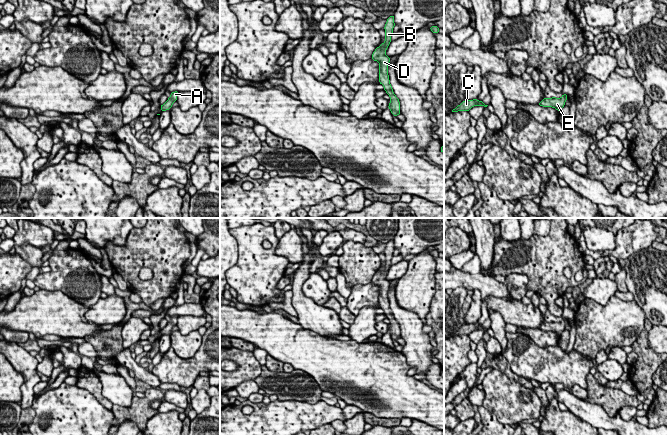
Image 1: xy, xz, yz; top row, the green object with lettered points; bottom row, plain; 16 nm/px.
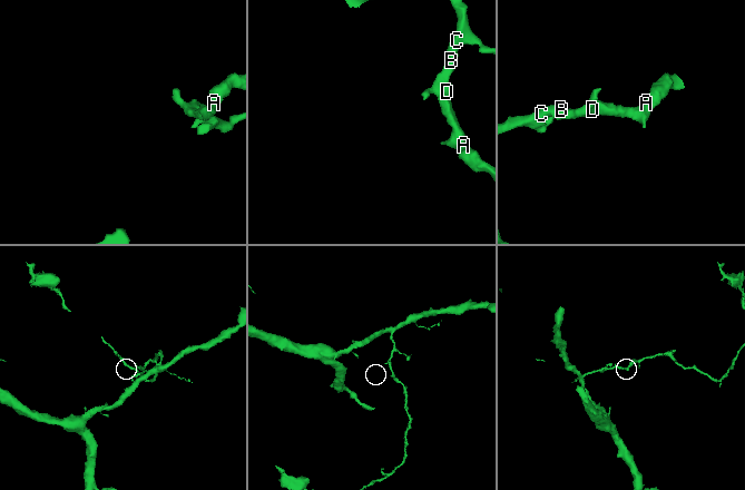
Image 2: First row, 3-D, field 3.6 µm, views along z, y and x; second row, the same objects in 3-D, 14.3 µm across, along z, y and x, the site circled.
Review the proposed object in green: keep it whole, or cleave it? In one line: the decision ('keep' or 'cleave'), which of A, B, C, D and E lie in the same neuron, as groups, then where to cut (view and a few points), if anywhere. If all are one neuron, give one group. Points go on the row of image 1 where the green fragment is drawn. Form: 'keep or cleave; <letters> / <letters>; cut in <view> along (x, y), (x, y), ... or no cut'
keep; A B C D E; no cut

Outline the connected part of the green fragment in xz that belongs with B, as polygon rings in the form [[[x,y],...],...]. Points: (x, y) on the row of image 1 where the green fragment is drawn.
[[[392,15],[387,19],[384,27],[386,34],[385,42],[375,49],[371,59],[379,63],[379,83],[384,86],[384,90],[390,96],[390,104],[388,105],[388,108],[390,109],[393,116],[397,117],[401,113],[400,102],[394,94],[392,86],[390,84],[388,75],[388,65],[390,62],[390,58],[386,55],[386,49],[391,42],[391,35],[393,34],[394,26],[394,15]]]

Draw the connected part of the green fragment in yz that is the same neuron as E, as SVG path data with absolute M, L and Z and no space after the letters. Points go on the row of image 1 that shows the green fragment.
M563 94L561 98L544 98L538 105L543 107L552 107L558 110L559 112L565 106L565 101L567 100L568 95Z

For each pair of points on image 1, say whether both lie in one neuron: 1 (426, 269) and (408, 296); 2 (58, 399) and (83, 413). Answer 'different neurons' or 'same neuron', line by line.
1: same neuron
2: same neuron

